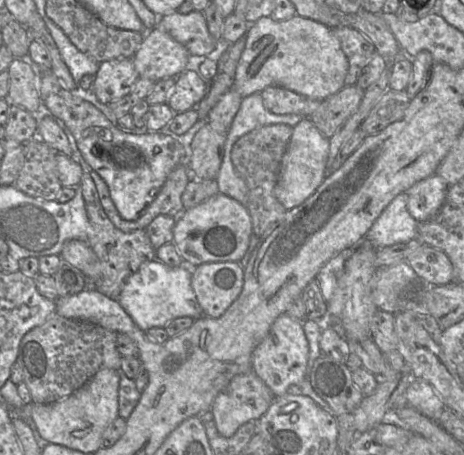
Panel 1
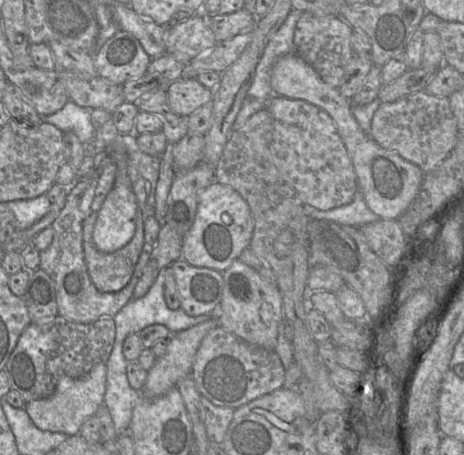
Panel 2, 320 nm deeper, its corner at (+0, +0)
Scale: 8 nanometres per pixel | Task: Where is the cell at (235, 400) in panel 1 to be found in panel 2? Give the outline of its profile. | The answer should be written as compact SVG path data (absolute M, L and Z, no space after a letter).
M218 325L202 339L191 375L200 394L210 402L236 409L282 388L285 369L274 350L252 345Z

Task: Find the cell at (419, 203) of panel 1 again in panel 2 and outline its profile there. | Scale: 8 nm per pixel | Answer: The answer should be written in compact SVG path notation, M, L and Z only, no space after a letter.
M296 53L279 58L271 70L270 85L275 95L301 99L324 109L333 119L347 149L368 208L382 219L398 219L416 198L424 178L424 172L397 152L385 149L364 133L355 119L351 102L338 88L325 83L316 71Z

